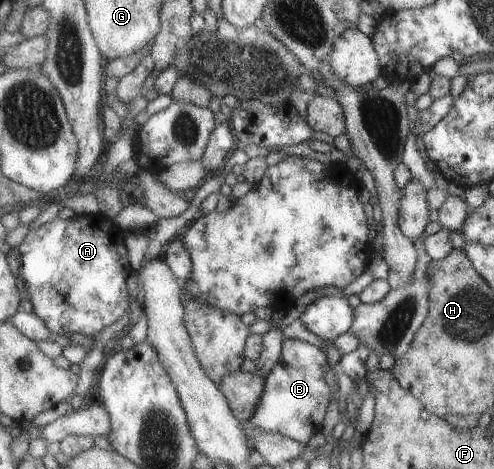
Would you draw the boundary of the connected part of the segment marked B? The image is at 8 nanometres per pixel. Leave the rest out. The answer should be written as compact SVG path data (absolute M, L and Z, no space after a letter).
M286 339L280 360L266 377L259 407L248 422L259 429L281 433L306 444L315 434L315 427L321 429L329 409L331 391L325 382L327 369L330 366L324 349L299 339Z

